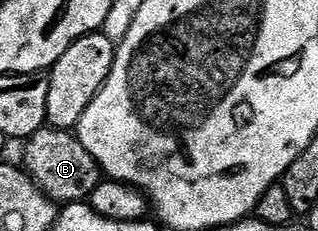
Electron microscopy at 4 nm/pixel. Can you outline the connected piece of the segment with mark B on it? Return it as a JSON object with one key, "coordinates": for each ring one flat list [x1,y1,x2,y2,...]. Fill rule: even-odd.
{"coordinates":[[44,127,26,138,22,168,35,180,35,184,56,203,86,202,98,187,101,170,98,163,85,151,74,132]]}

